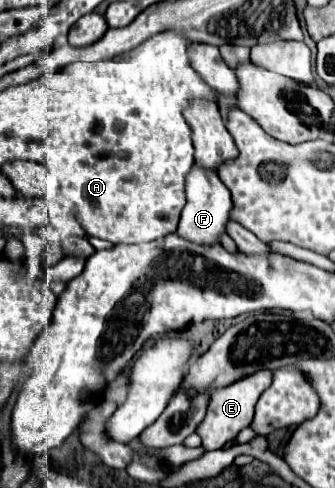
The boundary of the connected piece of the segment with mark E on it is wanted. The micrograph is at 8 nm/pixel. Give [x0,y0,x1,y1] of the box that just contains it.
[197,370,271,450]

